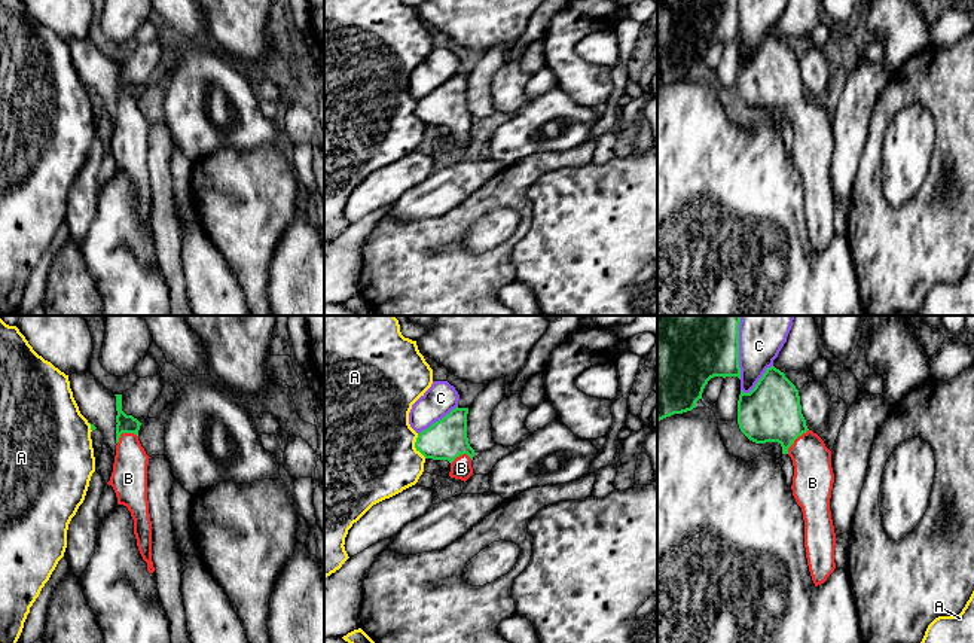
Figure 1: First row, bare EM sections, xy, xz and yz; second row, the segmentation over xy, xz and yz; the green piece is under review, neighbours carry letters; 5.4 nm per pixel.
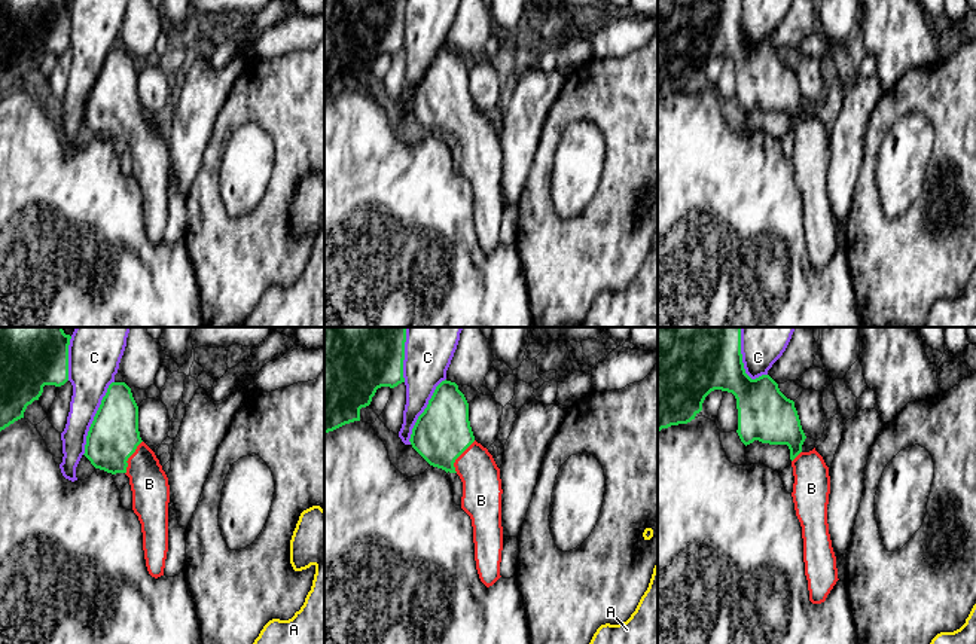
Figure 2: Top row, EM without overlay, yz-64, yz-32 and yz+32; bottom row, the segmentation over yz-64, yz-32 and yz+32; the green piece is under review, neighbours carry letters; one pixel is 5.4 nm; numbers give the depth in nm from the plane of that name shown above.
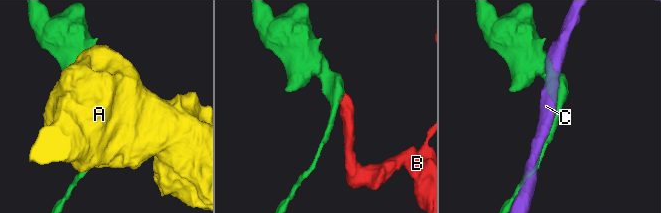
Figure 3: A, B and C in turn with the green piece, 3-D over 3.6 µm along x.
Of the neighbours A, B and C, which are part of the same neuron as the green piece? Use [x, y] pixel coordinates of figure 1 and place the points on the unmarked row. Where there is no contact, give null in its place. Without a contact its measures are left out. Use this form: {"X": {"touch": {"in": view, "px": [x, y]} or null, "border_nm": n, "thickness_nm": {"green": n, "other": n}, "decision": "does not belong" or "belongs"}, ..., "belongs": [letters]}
{"A": {"touch": {"in": "xz", "px": [415, 112]}, "border_nm": 140, "thickness_nm": {"green": 220, "other": 500}, "decision": "does not belong"}, "B": {"touch": {"in": "yz", "px": [794, 106]}, "border_nm": 180, "thickness_nm": {"green": 320, "other": 220}, "decision": "belongs"}, "C": {"touch": {"in": "yz", "px": [738, 23]}, "border_nm": 240, "thickness_nm": {"green": 280, "other": 200}, "decision": "does not belong"}, "belongs": ["B"]}

